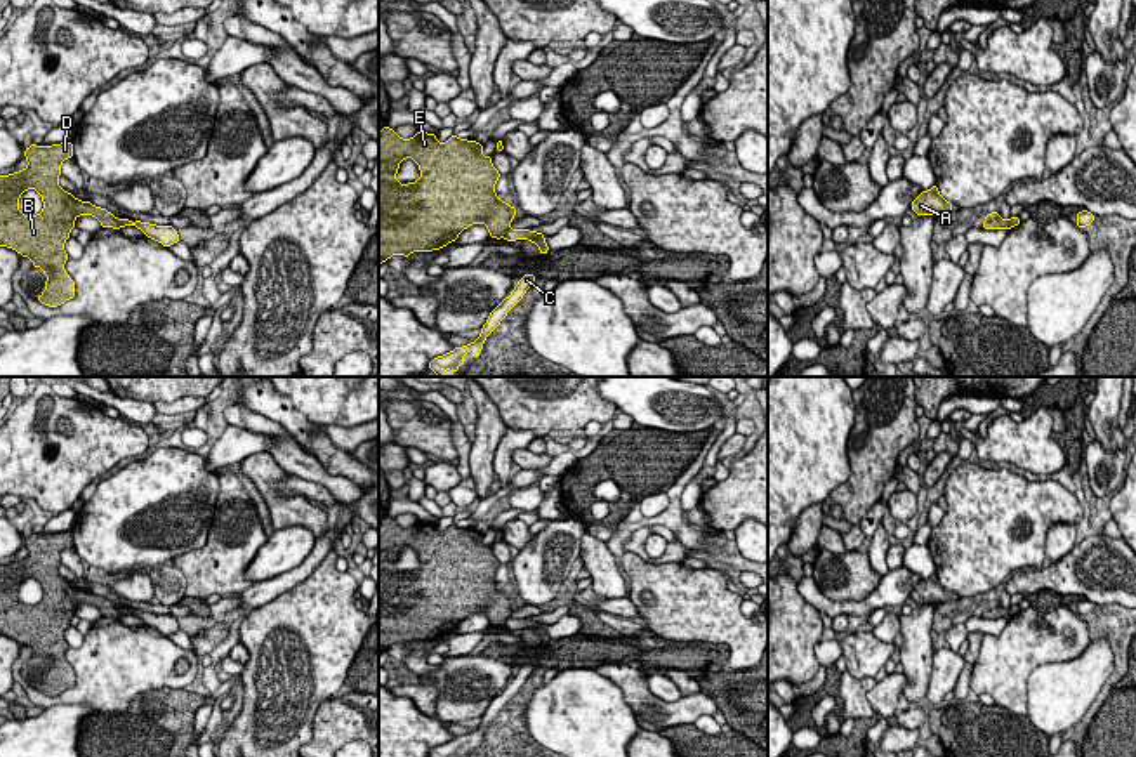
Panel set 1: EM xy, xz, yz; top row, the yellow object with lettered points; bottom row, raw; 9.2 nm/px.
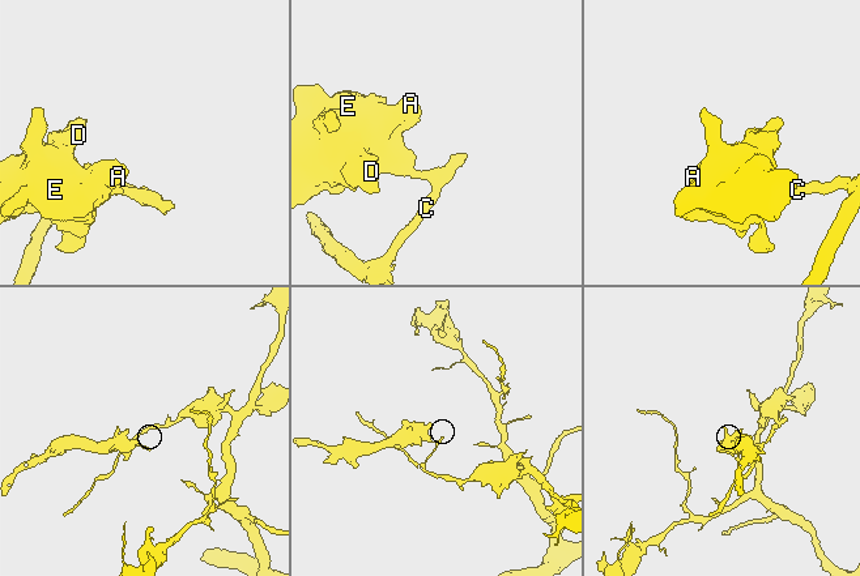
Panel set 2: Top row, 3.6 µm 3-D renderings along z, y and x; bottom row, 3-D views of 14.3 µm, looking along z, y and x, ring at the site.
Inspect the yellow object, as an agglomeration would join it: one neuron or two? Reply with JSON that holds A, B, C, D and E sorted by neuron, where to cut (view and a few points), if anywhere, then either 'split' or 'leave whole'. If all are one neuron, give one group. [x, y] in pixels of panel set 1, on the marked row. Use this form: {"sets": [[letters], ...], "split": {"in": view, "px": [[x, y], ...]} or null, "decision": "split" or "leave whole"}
{"sets": [["A", "B", "D", "E"], ["C"]], "split": {"in": "xz", "px": [[508, 228], [504, 236]]}, "decision": "split"}

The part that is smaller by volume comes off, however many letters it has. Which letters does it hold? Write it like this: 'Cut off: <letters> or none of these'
Cut off: A, B, D, E

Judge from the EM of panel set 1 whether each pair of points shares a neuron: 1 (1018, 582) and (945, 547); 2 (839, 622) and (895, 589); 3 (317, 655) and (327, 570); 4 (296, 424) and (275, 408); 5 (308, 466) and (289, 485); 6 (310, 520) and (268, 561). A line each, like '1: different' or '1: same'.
1: different
2: different
3: same
4: same
5: different
6: different

